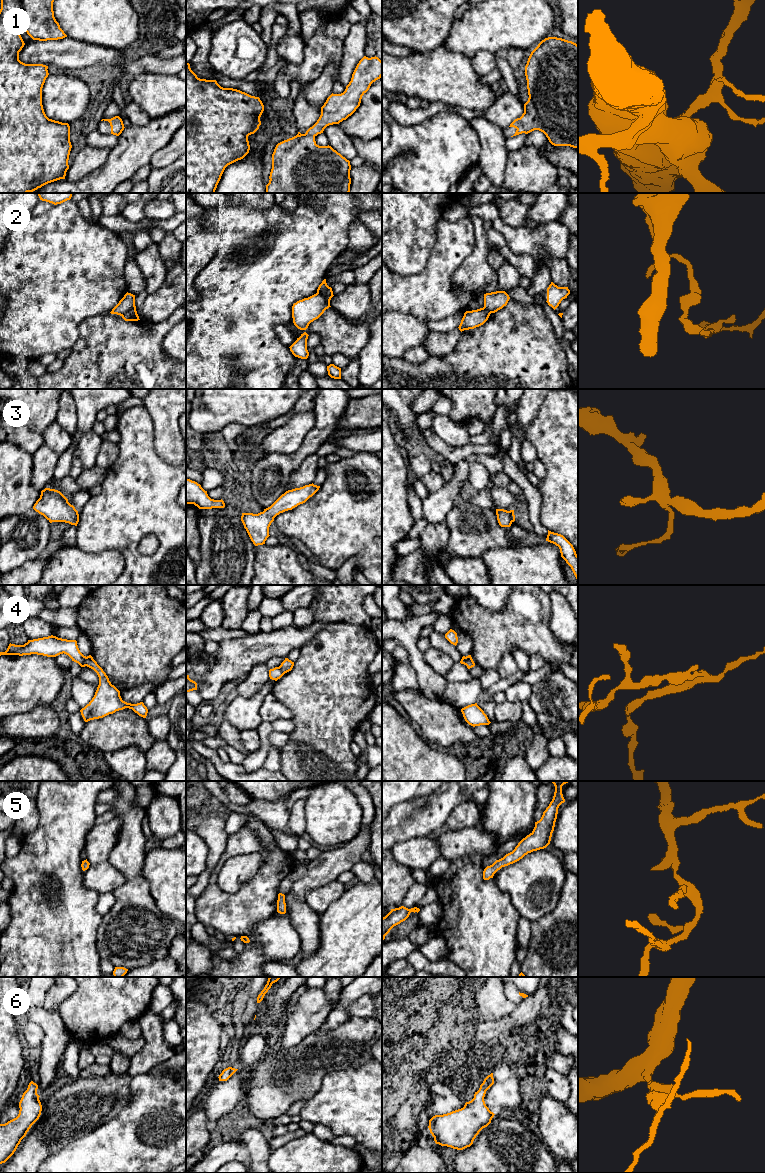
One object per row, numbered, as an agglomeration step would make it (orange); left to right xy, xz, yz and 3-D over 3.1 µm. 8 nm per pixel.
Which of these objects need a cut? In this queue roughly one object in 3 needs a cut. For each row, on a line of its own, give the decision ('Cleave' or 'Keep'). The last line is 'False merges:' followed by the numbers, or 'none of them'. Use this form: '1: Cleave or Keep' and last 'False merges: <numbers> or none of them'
1: Keep
2: Cleave
3: Keep
4: Cleave
5: Keep
6: Keep
False merges: 2, 4

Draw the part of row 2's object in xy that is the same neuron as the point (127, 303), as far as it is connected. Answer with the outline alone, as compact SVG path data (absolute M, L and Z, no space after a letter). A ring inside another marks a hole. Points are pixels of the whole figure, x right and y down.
M126 293L119 303L112 309L111 314L123 315L124 313L136 309L135 295Z

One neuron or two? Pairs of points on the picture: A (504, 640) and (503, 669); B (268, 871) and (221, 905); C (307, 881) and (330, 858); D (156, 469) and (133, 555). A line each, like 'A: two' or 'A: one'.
A: two
B: one
C: one
D: one

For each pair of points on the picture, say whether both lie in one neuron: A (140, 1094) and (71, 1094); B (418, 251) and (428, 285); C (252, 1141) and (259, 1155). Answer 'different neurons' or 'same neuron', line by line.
A: different neurons
B: different neurons
C: same neuron

